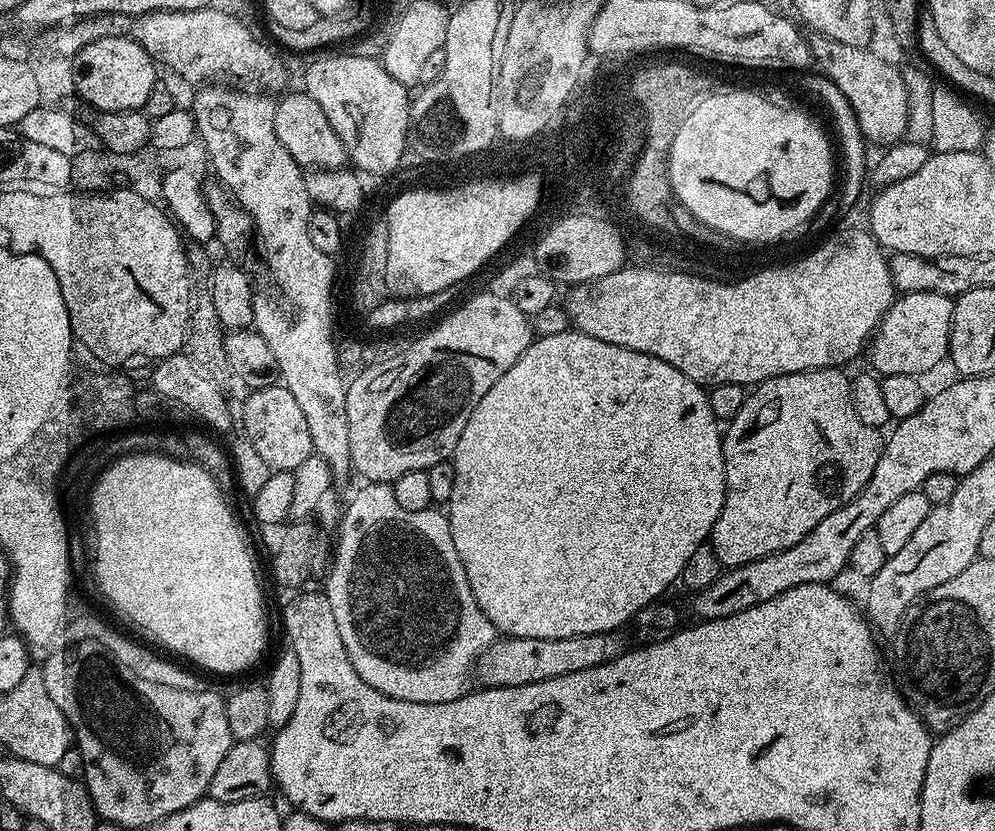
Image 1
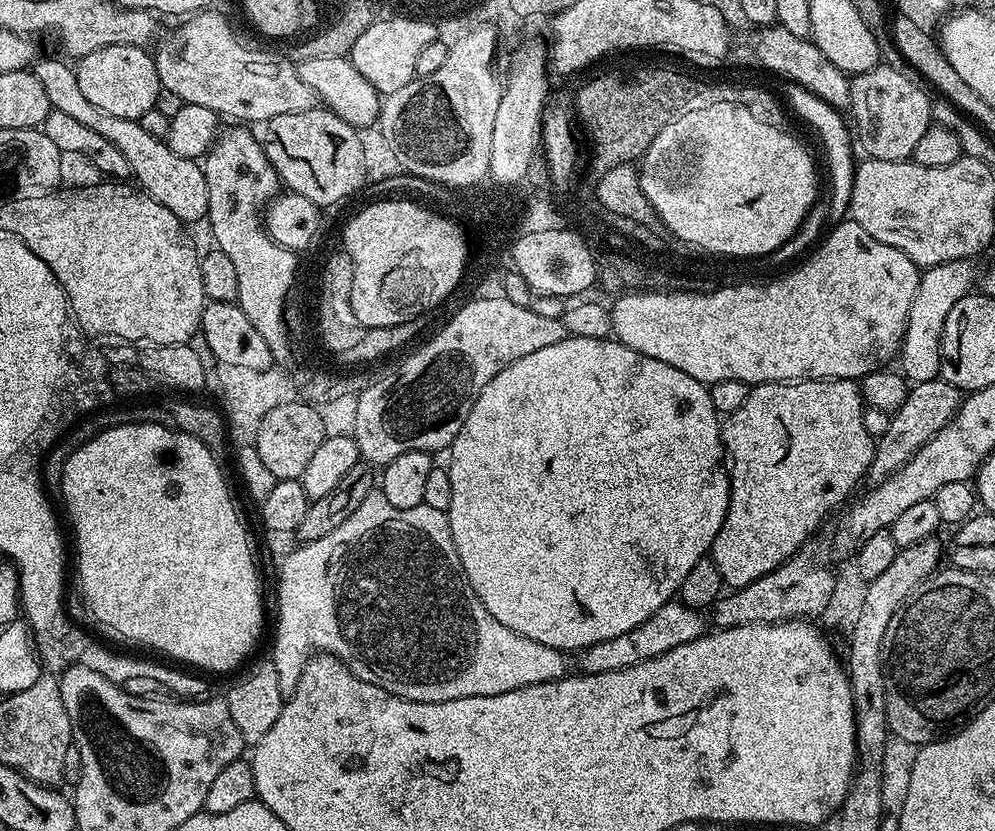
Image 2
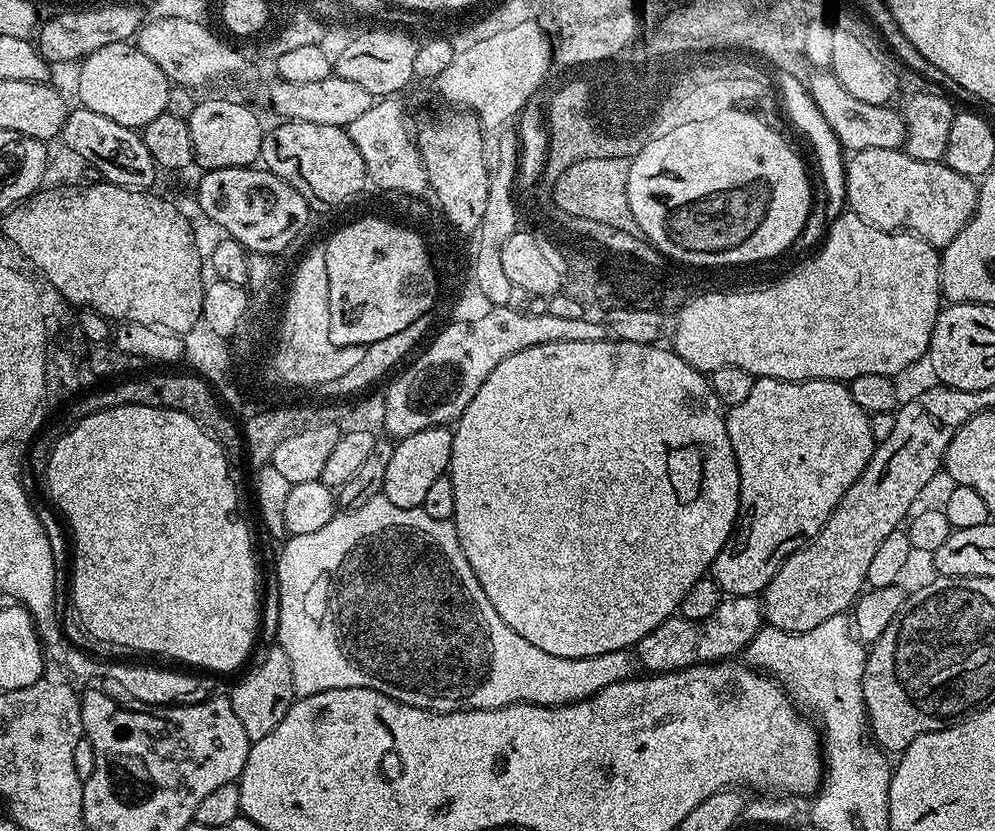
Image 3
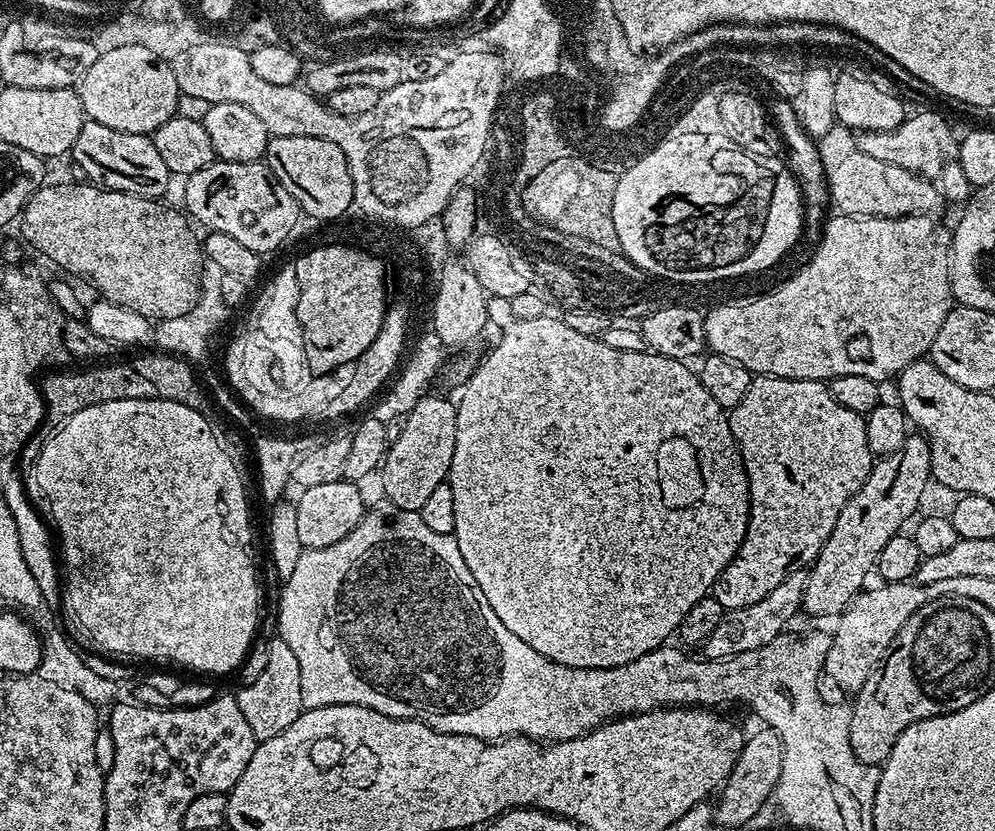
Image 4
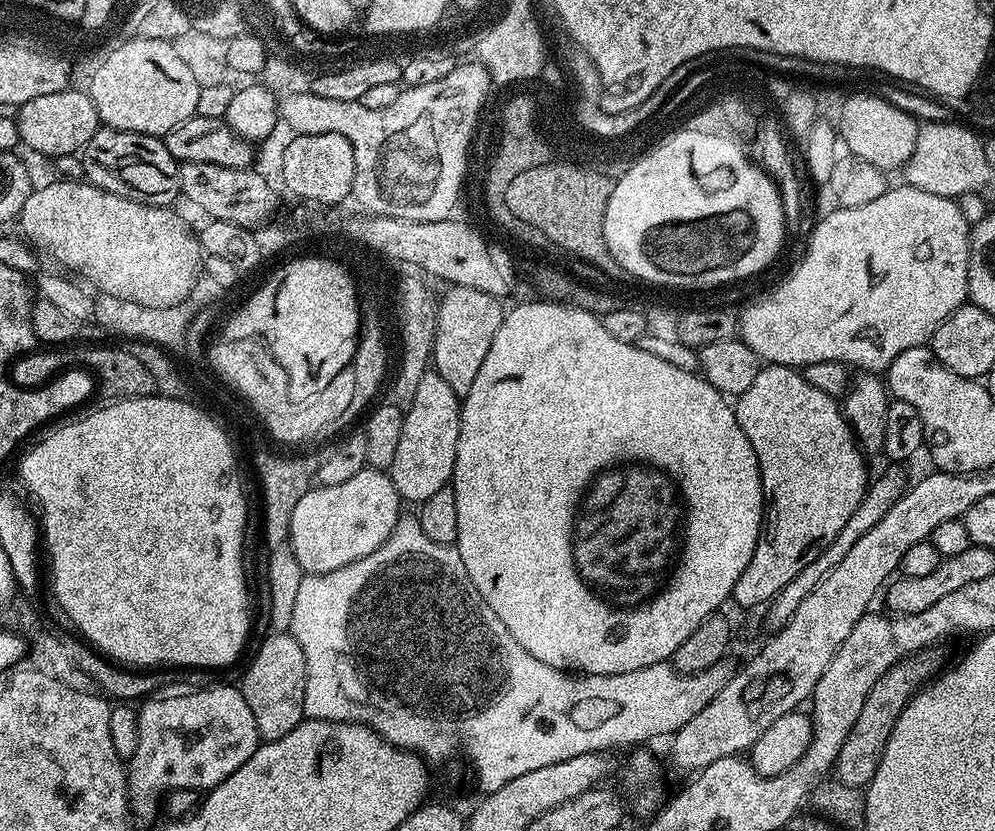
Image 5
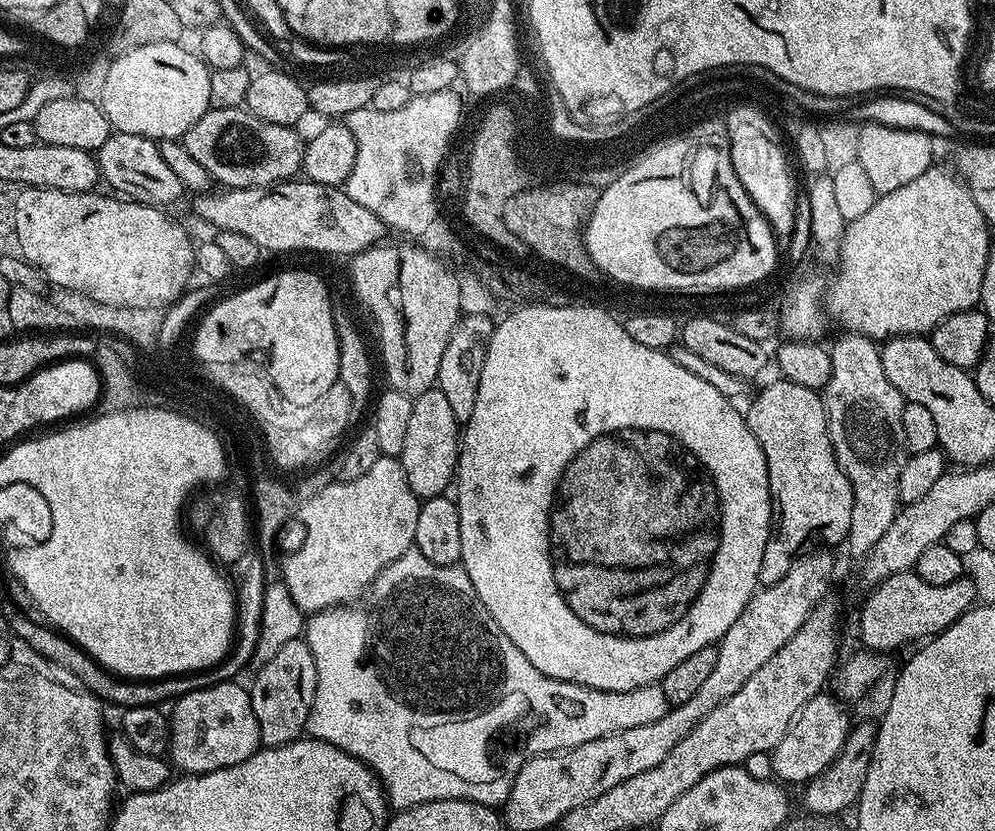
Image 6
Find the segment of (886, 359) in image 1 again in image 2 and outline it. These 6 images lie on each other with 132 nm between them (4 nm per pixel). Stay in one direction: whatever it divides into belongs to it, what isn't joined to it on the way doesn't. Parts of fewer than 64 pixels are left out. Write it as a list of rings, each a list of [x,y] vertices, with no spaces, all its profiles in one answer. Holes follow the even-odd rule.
[[[971,259],[951,260],[921,271],[920,285],[910,306],[904,342],[898,353],[898,364],[901,364],[899,367],[909,381],[921,384],[940,376],[940,339],[946,326],[946,314],[954,310],[954,302],[973,291],[978,280],[978,272],[972,269],[972,264]]]

